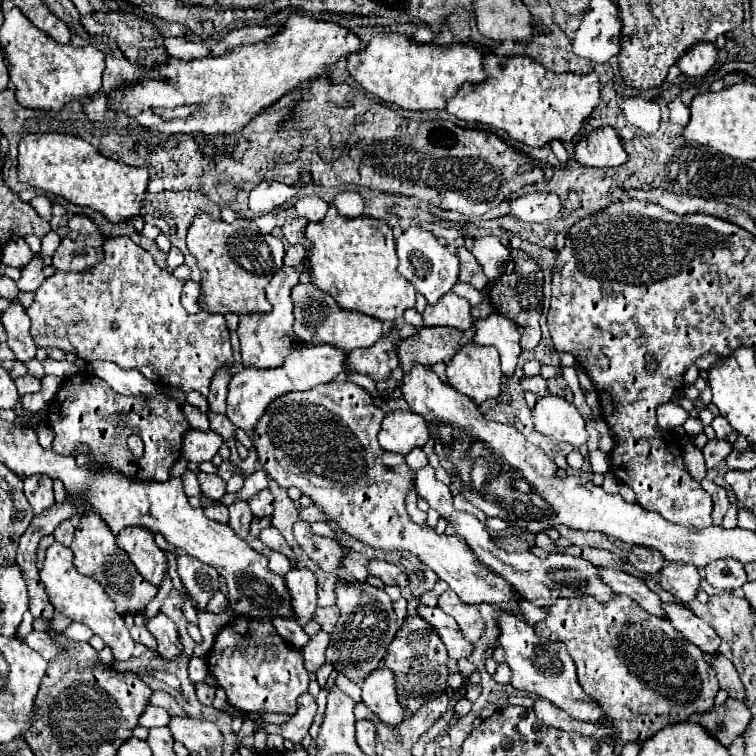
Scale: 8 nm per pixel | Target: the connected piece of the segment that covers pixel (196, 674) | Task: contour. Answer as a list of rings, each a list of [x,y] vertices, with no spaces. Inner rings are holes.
[[[203,657],[191,659],[191,683],[201,683],[207,675],[207,663]]]

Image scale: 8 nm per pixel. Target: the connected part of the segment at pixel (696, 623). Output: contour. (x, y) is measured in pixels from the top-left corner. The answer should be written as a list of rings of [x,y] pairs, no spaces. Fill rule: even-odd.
[[[665,605],[665,611],[669,611],[669,621],[677,631],[681,631],[693,645],[697,645],[703,653],[707,655],[717,655],[719,653],[719,635],[695,613],[681,605]]]

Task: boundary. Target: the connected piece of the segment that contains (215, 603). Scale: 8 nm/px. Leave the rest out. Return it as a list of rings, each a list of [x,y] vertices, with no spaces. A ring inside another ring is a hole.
[[[219,591],[211,601],[209,601],[209,607],[207,607],[207,611],[209,613],[221,613],[225,607],[229,605],[229,599]]]

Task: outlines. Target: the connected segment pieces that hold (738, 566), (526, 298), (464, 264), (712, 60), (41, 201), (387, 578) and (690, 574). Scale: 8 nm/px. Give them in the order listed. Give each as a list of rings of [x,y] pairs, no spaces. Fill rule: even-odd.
[[[734,559],[712,561],[705,567],[707,583],[717,589],[737,589],[747,581],[744,565]]]
[[[513,249],[511,251],[511,257],[515,261],[515,269],[513,273],[507,273],[503,275],[499,281],[495,281],[491,285],[491,291],[489,291],[489,301],[493,303],[495,311],[513,319],[519,327],[523,327],[523,335],[521,335],[521,349],[523,351],[529,351],[529,349],[535,349],[541,341],[541,329],[539,329],[539,317],[541,317],[541,299],[543,299],[543,273],[541,273],[541,267],[529,257],[525,255],[523,251],[517,251]]]
[[[459,247],[457,251],[459,259],[461,259],[461,273],[459,273],[459,281],[473,285],[475,289],[483,289],[487,285],[485,273],[481,269],[481,265],[477,263],[477,259],[471,255],[471,251],[467,251],[465,247]]]
[[[699,43],[691,47],[679,61],[677,67],[687,77],[705,77],[717,63],[717,49],[713,43]]]
[[[37,195],[29,201],[29,205],[43,217],[43,219],[51,219],[51,201],[45,197],[45,195]]]
[[[371,559],[371,563],[367,565],[369,573],[379,577],[385,585],[397,585],[397,587],[405,587],[409,583],[409,577],[397,567],[391,565],[387,561],[379,561],[379,559]]]
[[[665,565],[659,583],[665,591],[677,595],[681,601],[689,603],[697,597],[699,591],[699,573],[695,567],[669,567]]]

